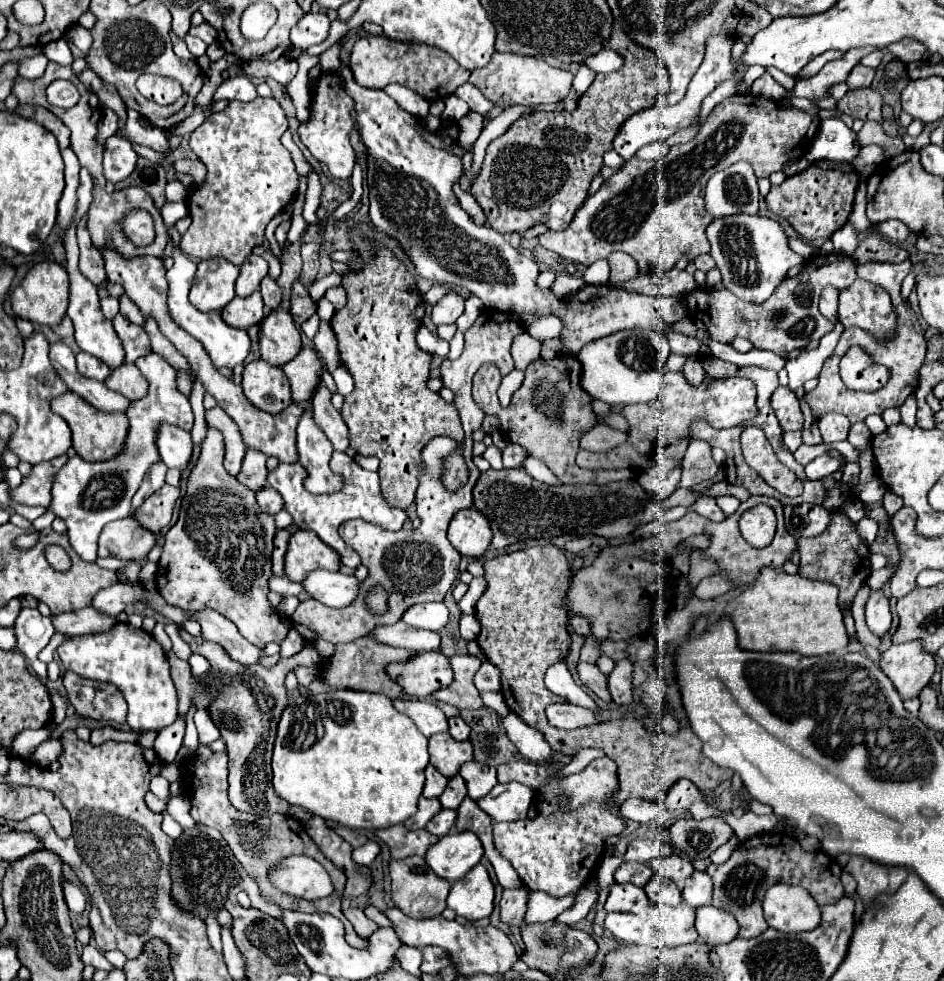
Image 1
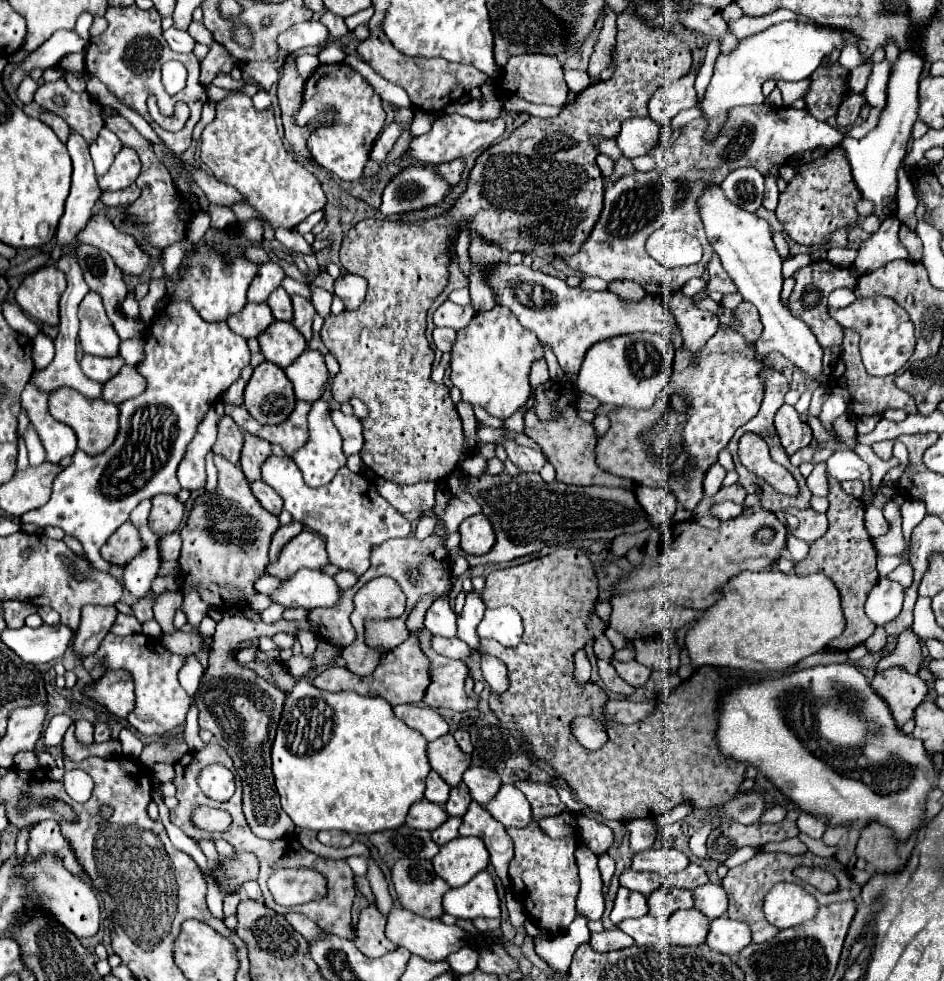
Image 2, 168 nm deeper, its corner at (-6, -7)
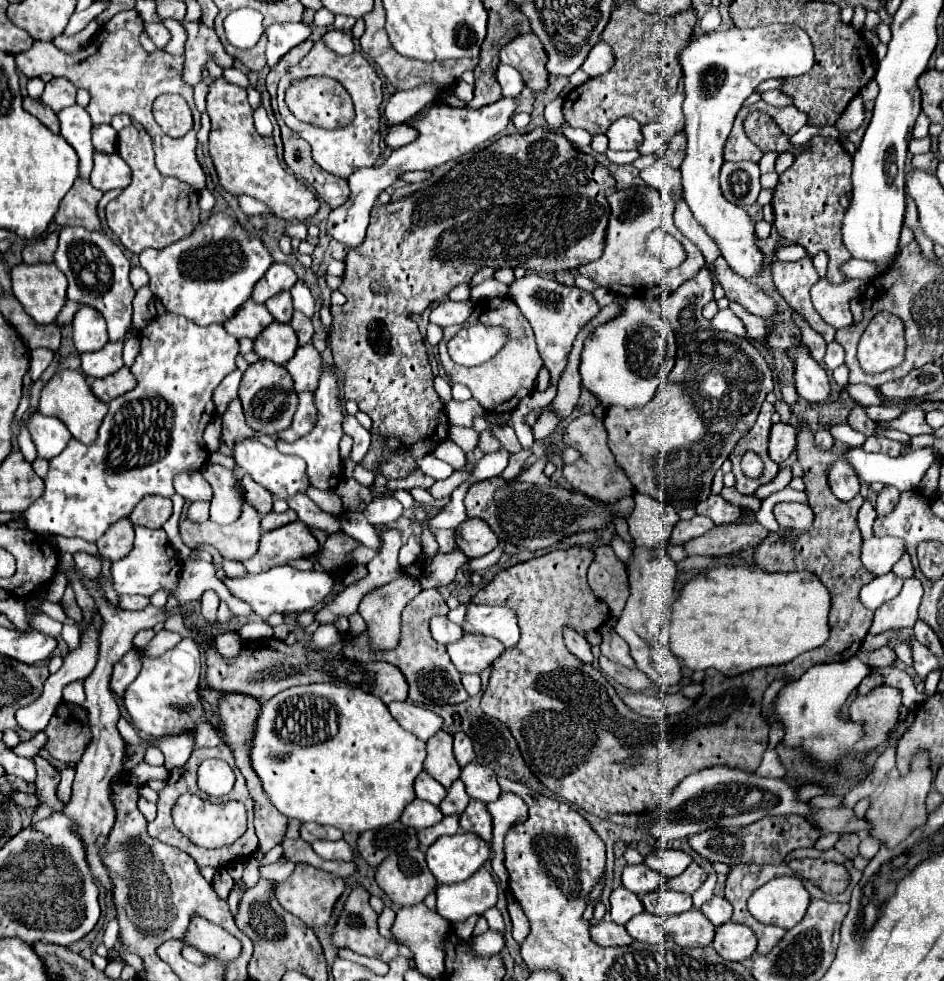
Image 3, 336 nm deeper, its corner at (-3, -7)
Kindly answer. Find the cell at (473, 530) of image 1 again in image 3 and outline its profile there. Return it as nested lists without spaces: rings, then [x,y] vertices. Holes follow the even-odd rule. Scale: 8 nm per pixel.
[[[468,518],[460,524],[456,534],[456,546],[468,558],[480,558],[492,552],[498,546],[496,534],[488,528],[488,524],[480,518]]]

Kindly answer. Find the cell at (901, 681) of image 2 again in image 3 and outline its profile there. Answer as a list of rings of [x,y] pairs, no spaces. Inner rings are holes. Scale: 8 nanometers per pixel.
[[[878,686],[858,696],[850,706],[850,718],[864,722],[866,736],[856,744],[856,752],[864,754],[890,740],[892,728],[898,724],[902,708],[902,692],[892,686]]]

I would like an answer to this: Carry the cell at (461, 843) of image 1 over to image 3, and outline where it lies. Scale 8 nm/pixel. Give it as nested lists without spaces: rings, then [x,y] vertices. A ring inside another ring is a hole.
[[[476,834],[442,836],[426,850],[426,862],[430,872],[440,884],[452,884],[456,880],[470,878],[490,856],[488,844]]]

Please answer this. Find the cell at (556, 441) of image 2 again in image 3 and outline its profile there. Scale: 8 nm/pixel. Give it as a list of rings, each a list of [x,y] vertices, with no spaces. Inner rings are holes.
[[[593,413],[584,414],[575,420],[572,420],[566,430],[564,430],[564,444],[572,446],[580,452],[580,458],[574,464],[566,464],[562,468],[566,482],[586,494],[586,496],[594,496],[600,502],[612,502],[612,500],[620,500],[624,496],[632,496],[634,494],[634,486],[632,482],[626,478],[626,474],[618,468],[608,444],[606,444],[606,436],[604,436],[604,424],[602,419],[596,418]]]

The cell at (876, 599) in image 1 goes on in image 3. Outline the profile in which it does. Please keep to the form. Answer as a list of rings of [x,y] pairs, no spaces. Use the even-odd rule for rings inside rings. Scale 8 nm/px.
[[[888,572],[884,576],[876,576],[870,584],[866,584],[860,590],[860,602],[868,608],[868,610],[878,610],[882,604],[890,602],[892,598],[896,598],[900,594],[902,588],[902,578],[898,578],[896,574]]]

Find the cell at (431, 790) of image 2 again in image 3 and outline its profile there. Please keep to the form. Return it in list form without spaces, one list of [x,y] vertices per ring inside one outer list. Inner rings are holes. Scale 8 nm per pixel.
[[[420,772],[416,776],[416,796],[420,800],[426,800],[438,806],[446,796],[446,788],[440,782],[436,782],[432,776],[428,776],[426,772]]]

